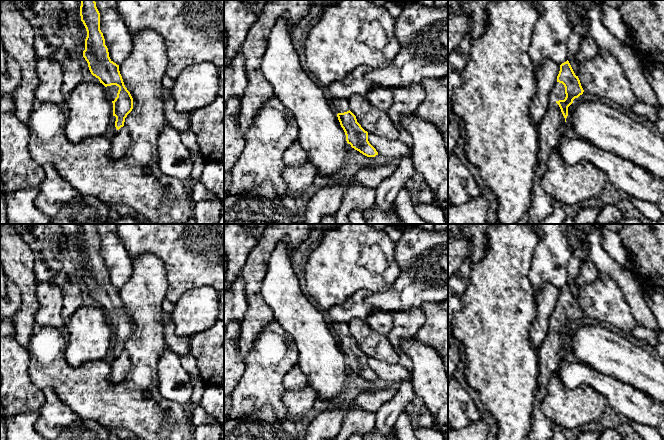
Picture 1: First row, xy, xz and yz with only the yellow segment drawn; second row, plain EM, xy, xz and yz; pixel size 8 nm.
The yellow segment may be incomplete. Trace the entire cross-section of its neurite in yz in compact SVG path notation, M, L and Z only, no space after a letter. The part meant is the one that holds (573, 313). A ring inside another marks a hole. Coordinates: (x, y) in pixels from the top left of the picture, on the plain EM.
M569 285L560 289L557 305L552 313L552 326L545 336L544 342L538 350L539 375L537 390L533 400L531 428L528 440L549 440L553 435L555 424L548 418L541 408L547 394L547 385L551 375L557 370L560 362L562 345L566 346L568 331L584 316L578 300L575 299Z

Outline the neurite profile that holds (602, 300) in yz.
M602 272L594 282L579 288L578 302L584 316L614 326L628 337L638 325L622 290Z

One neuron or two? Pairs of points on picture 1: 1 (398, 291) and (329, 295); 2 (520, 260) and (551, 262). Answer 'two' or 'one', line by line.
1: two
2: two

